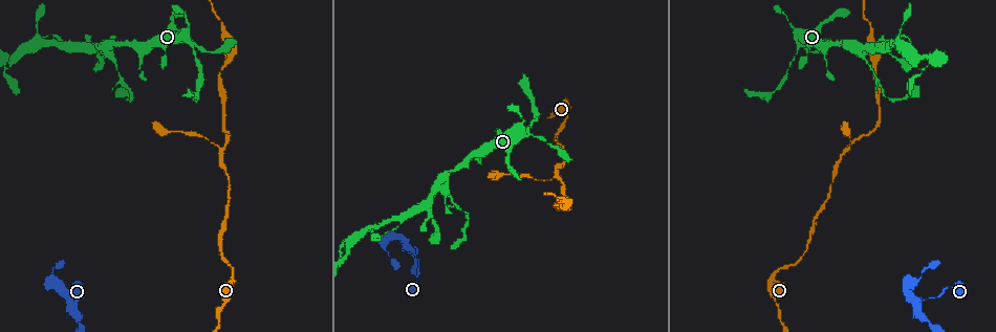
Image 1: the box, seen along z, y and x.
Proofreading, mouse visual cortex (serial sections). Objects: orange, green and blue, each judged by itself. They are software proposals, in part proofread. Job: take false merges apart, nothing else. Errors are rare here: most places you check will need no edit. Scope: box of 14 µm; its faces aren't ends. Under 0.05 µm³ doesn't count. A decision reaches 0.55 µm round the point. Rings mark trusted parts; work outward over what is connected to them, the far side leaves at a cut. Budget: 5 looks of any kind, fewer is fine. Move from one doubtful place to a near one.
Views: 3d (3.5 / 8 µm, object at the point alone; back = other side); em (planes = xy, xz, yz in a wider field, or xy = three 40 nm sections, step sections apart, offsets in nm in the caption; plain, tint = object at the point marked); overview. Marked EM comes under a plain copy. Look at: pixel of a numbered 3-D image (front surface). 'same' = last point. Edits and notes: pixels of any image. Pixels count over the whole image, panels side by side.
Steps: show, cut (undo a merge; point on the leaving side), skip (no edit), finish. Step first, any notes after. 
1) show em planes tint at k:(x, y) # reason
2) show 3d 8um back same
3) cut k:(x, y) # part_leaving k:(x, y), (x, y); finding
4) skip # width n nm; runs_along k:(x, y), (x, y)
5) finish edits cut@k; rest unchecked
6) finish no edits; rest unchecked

show 3d 3.5um at 1:(845, 150)

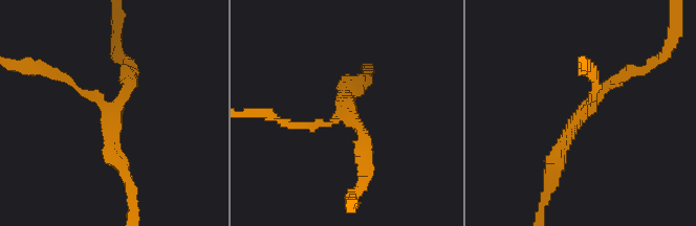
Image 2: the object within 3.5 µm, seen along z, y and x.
show em xy step 3 tint at 2:(115, 116) # arms 3; arm_widths 100, 200, 200 nm; need the tissue

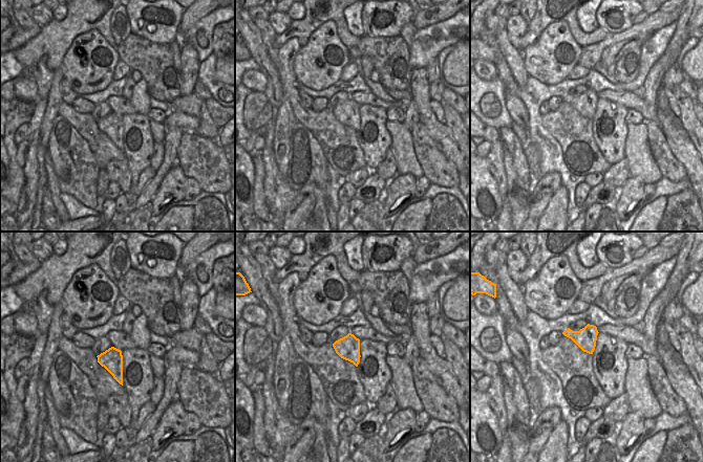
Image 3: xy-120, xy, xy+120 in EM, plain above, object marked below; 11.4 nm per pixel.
skip # width 260 nm; runs_along 2:(552, 172), (568, 130), (606, 85), (633, 72); continuous, no second cell

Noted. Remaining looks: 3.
show 3d 3.5um at 1:(521, 126) # sudden change in width

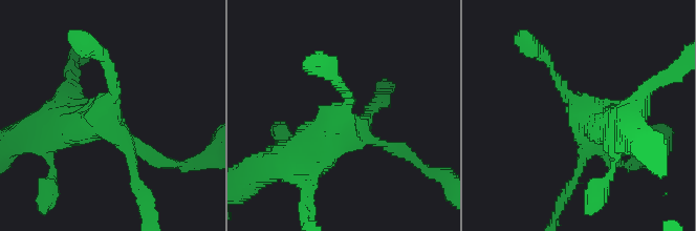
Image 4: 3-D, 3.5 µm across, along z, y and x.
show em xy step 5 tint at 4:(576, 101)

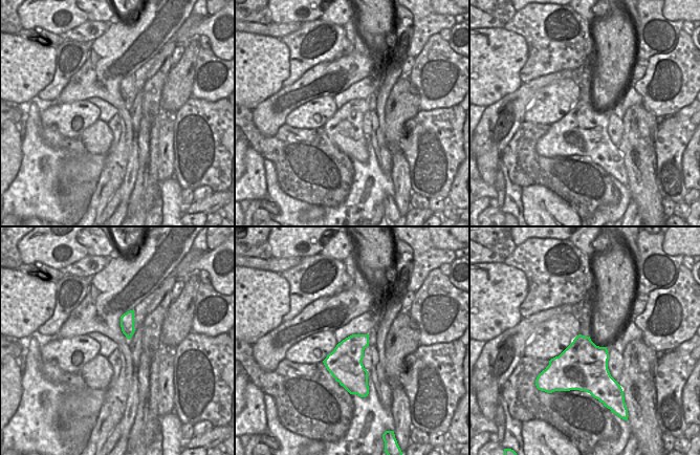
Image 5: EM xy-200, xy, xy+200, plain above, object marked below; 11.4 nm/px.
show em planes tint same # another direction

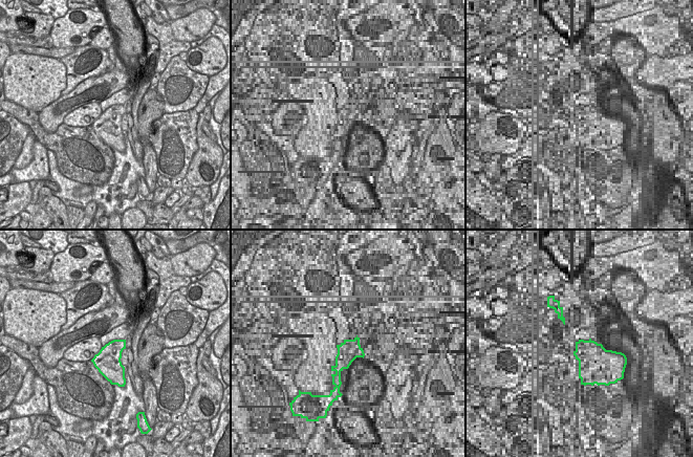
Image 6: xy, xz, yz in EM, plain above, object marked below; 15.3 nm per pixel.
skip # runs_along 4:(623, 123), (593, 123), (537, 51); all the same cell

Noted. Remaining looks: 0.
finish no edits; rest unchecked

